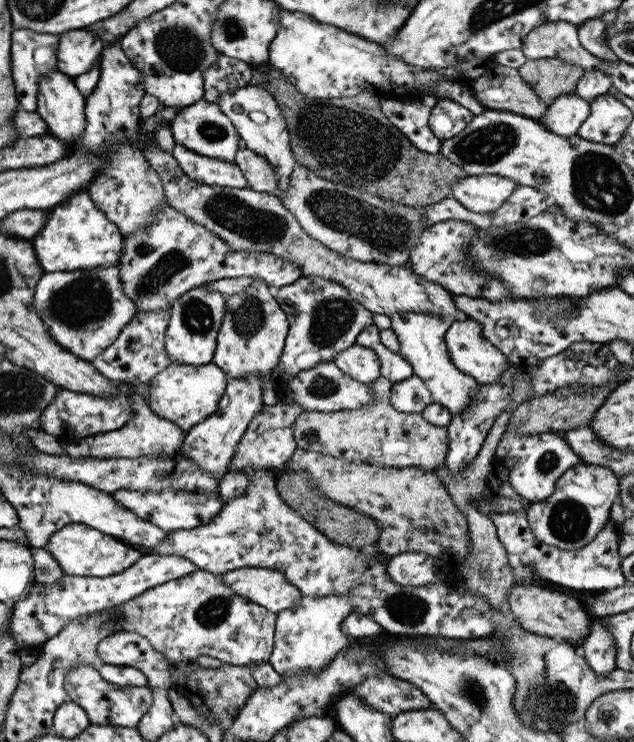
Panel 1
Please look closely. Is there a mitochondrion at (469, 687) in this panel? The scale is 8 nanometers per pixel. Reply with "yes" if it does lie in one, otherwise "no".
yes

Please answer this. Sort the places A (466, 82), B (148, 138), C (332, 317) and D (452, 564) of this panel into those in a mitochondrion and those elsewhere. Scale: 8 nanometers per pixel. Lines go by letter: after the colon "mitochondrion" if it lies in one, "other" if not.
A: other
B: other
C: mitochondrion
D: other

